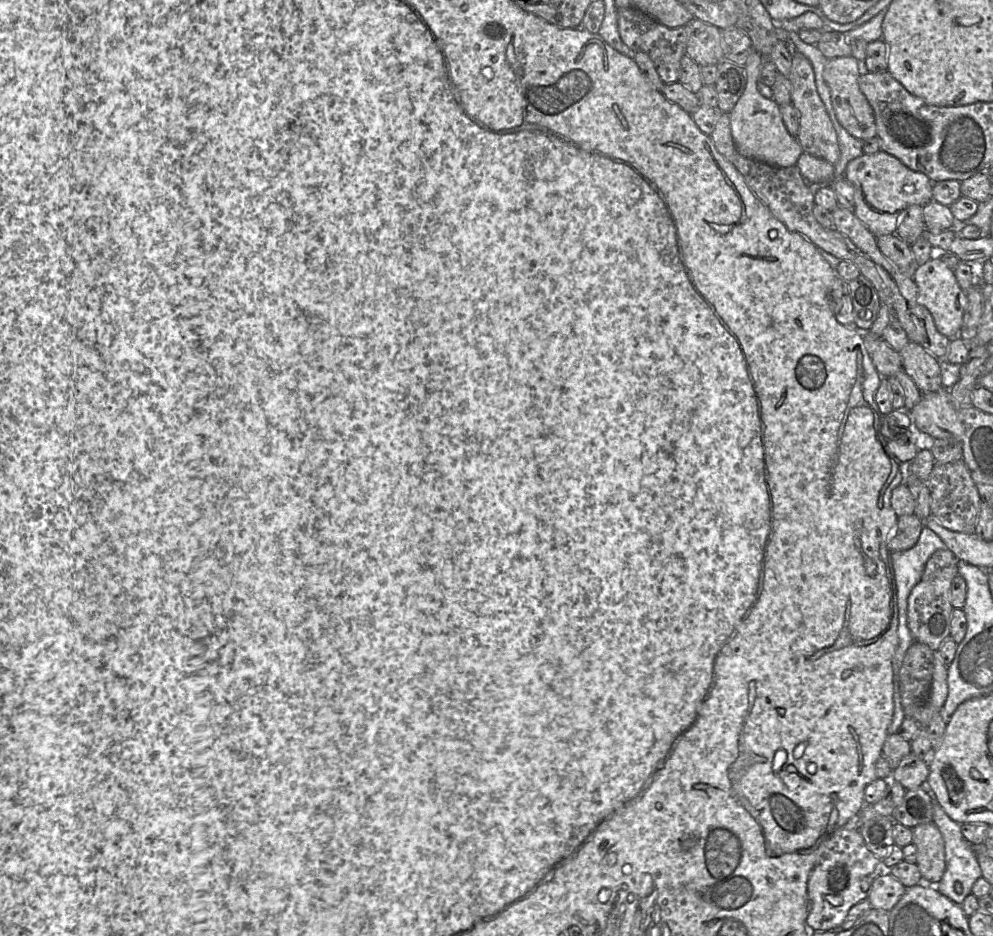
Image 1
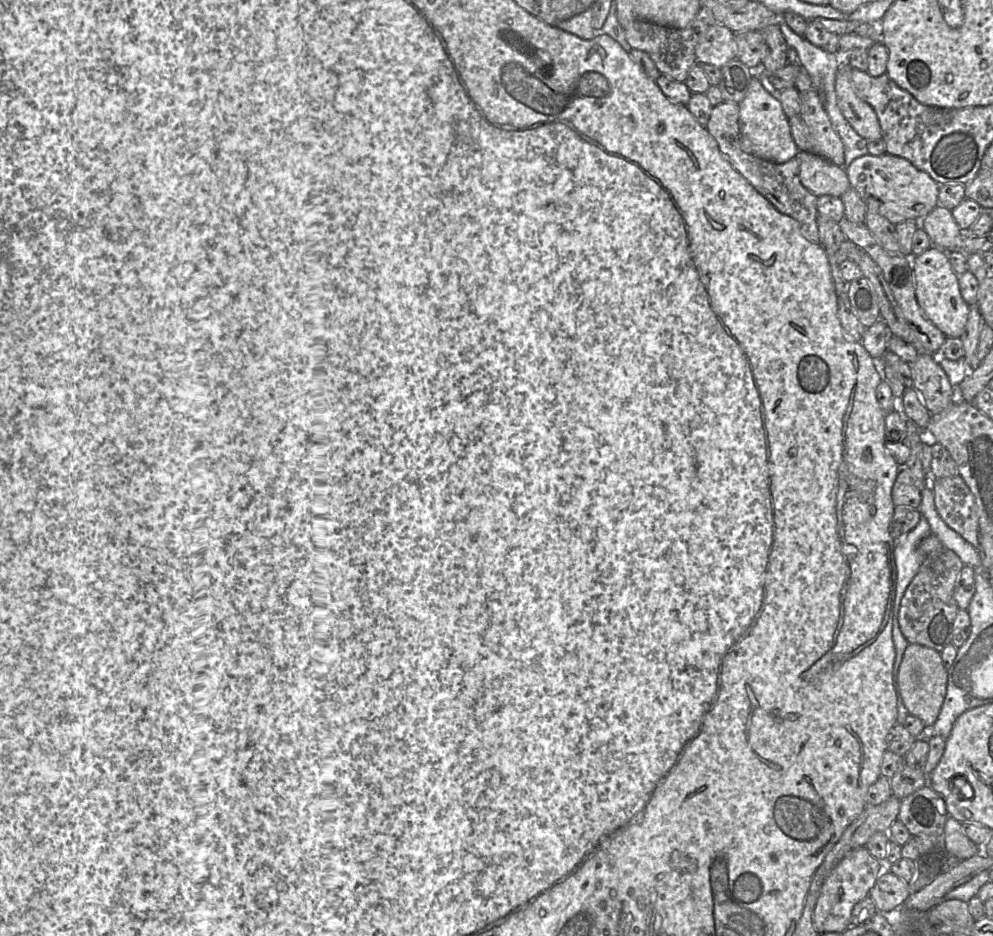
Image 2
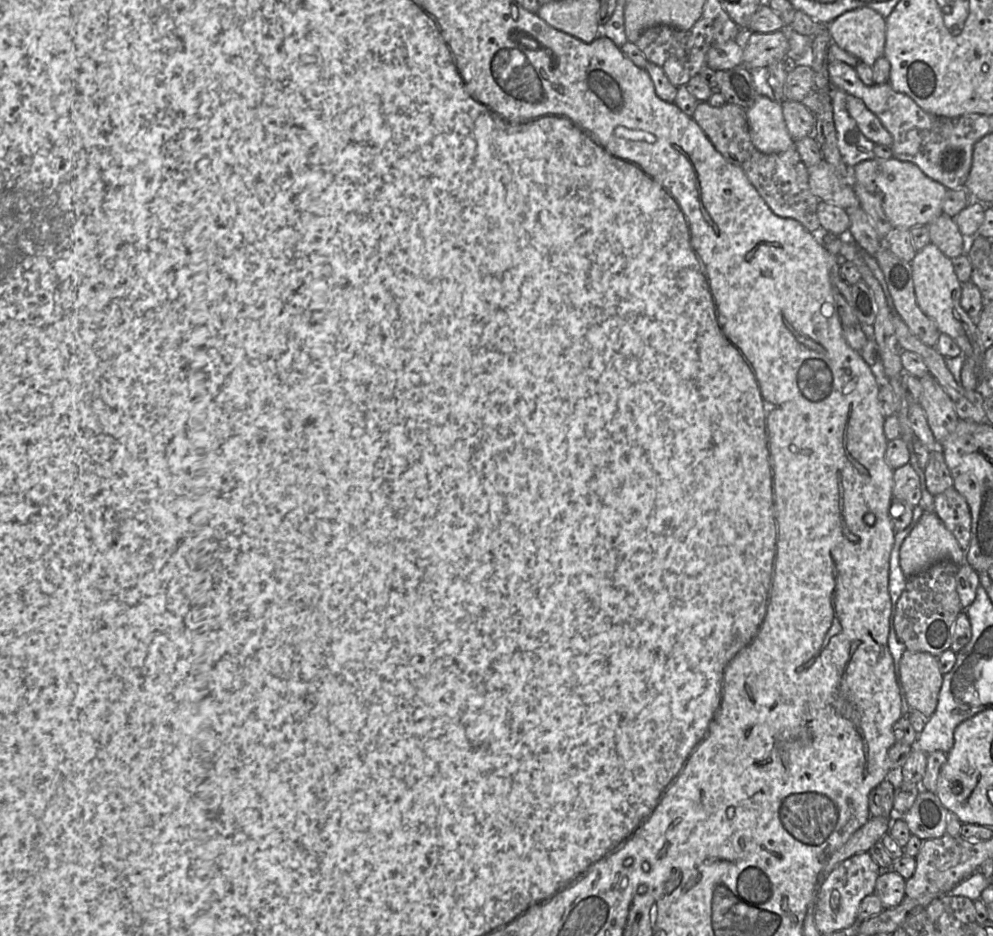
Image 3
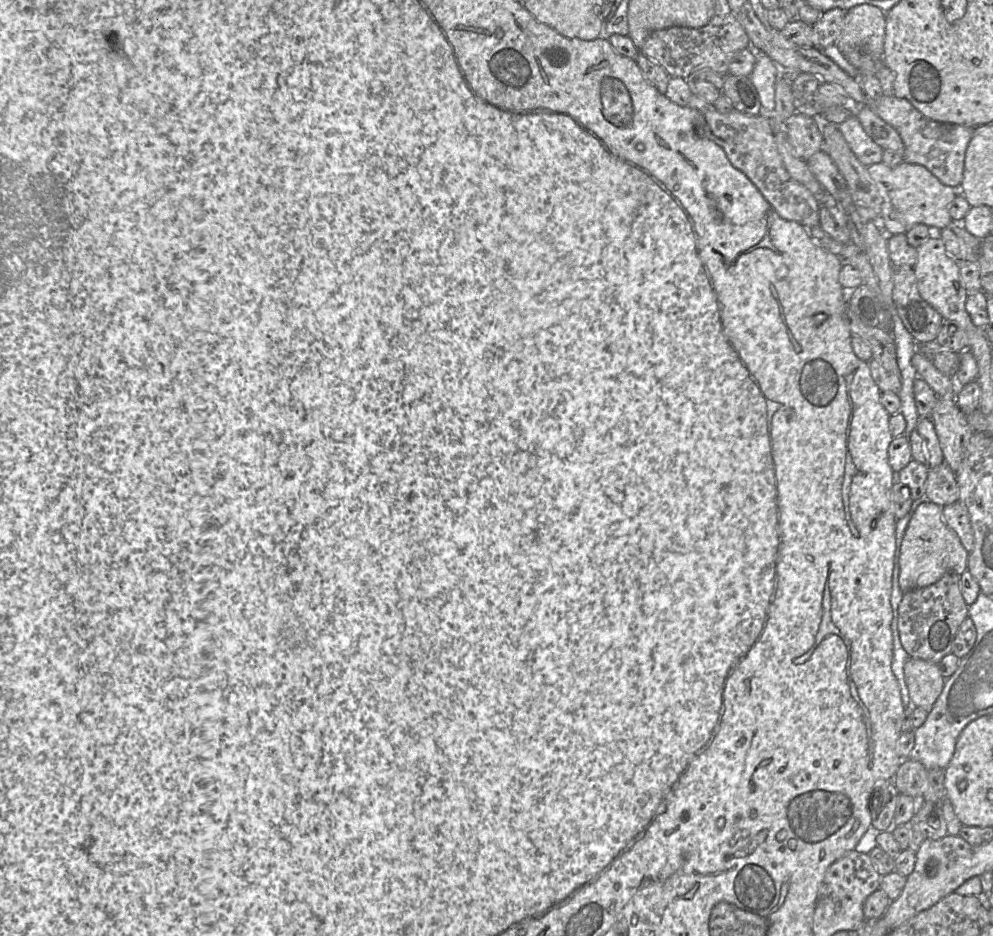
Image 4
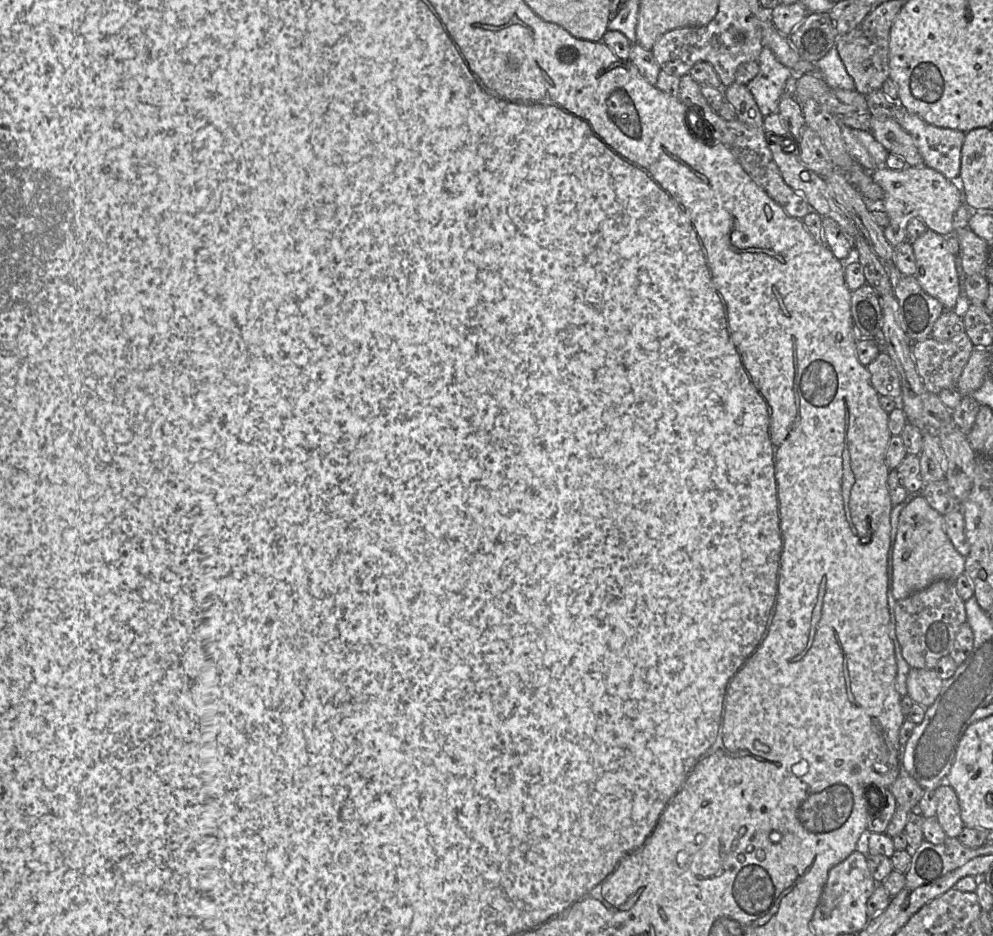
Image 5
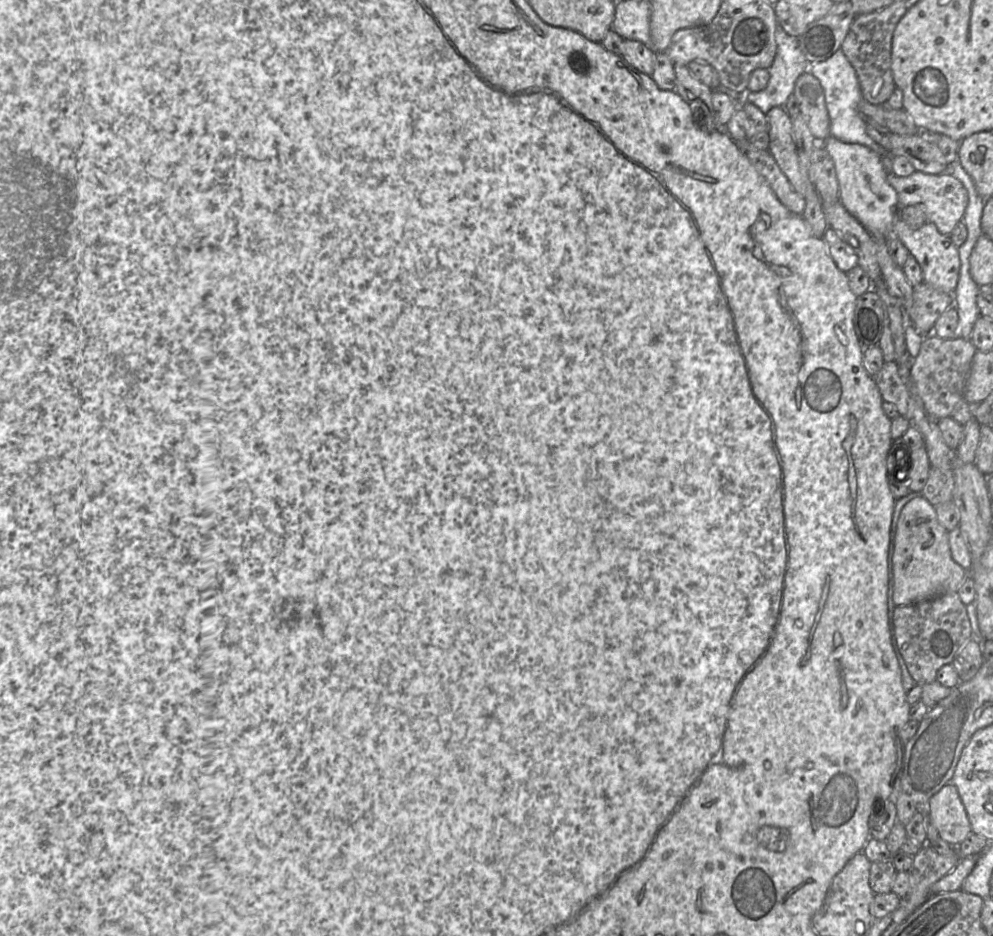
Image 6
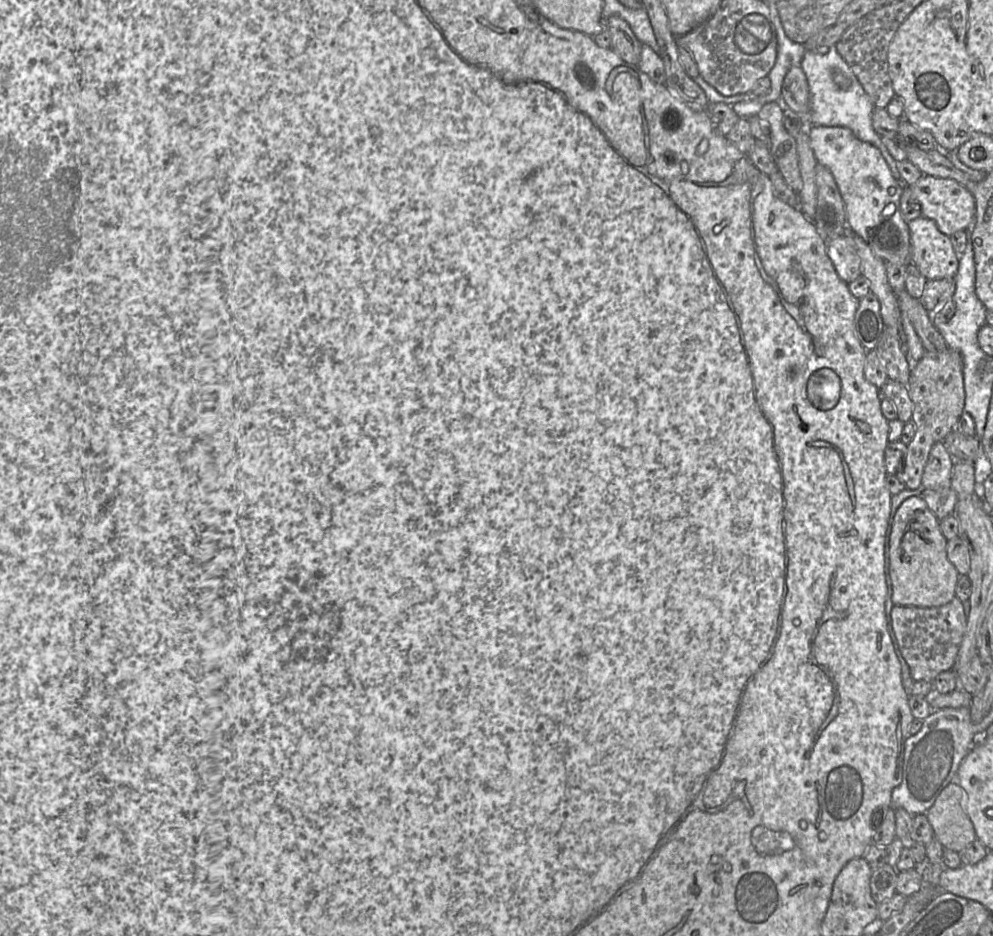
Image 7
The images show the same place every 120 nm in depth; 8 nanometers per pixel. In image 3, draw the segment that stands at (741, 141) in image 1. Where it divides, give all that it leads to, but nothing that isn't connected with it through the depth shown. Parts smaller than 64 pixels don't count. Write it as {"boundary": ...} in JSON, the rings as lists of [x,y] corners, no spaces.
{"boundary":[[[757,95],[746,113],[752,143],[760,152],[779,154],[795,146],[786,127],[781,102]]]}

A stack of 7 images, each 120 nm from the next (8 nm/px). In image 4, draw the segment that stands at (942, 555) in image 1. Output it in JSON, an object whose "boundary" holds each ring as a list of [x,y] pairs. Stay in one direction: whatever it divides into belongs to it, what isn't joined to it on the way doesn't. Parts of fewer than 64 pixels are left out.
{"boundary":[[[948,573],[927,585],[914,587],[902,594],[898,606],[897,628],[903,649],[909,657],[937,663],[944,655],[952,653],[952,645],[960,624],[968,617],[959,577]]]}

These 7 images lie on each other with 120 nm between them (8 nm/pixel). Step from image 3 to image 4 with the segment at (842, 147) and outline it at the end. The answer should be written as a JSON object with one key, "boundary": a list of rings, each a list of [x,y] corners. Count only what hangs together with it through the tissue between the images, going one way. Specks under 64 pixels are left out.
{"boundary":[[[855,114],[838,125],[850,149],[865,167],[882,162],[883,148],[865,132]]]}

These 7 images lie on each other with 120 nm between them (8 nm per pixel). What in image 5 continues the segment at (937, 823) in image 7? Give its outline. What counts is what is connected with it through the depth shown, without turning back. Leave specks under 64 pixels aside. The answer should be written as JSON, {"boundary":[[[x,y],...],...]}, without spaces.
{"boundary":[[[942,782],[936,789],[937,799],[936,818],[947,837],[956,838],[964,828],[961,819],[958,797],[954,789]]]}

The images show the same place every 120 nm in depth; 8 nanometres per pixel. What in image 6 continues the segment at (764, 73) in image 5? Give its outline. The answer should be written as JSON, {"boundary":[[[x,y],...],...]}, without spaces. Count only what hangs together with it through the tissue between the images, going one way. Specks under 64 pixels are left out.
{"boundary":[[[776,20],[775,40],[776,54],[768,68],[767,86],[758,92],[747,88],[735,99],[737,103],[748,101],[758,107],[764,114],[771,108],[783,107],[792,94],[797,78],[808,72],[808,62],[798,44],[798,38],[788,35]]]}

